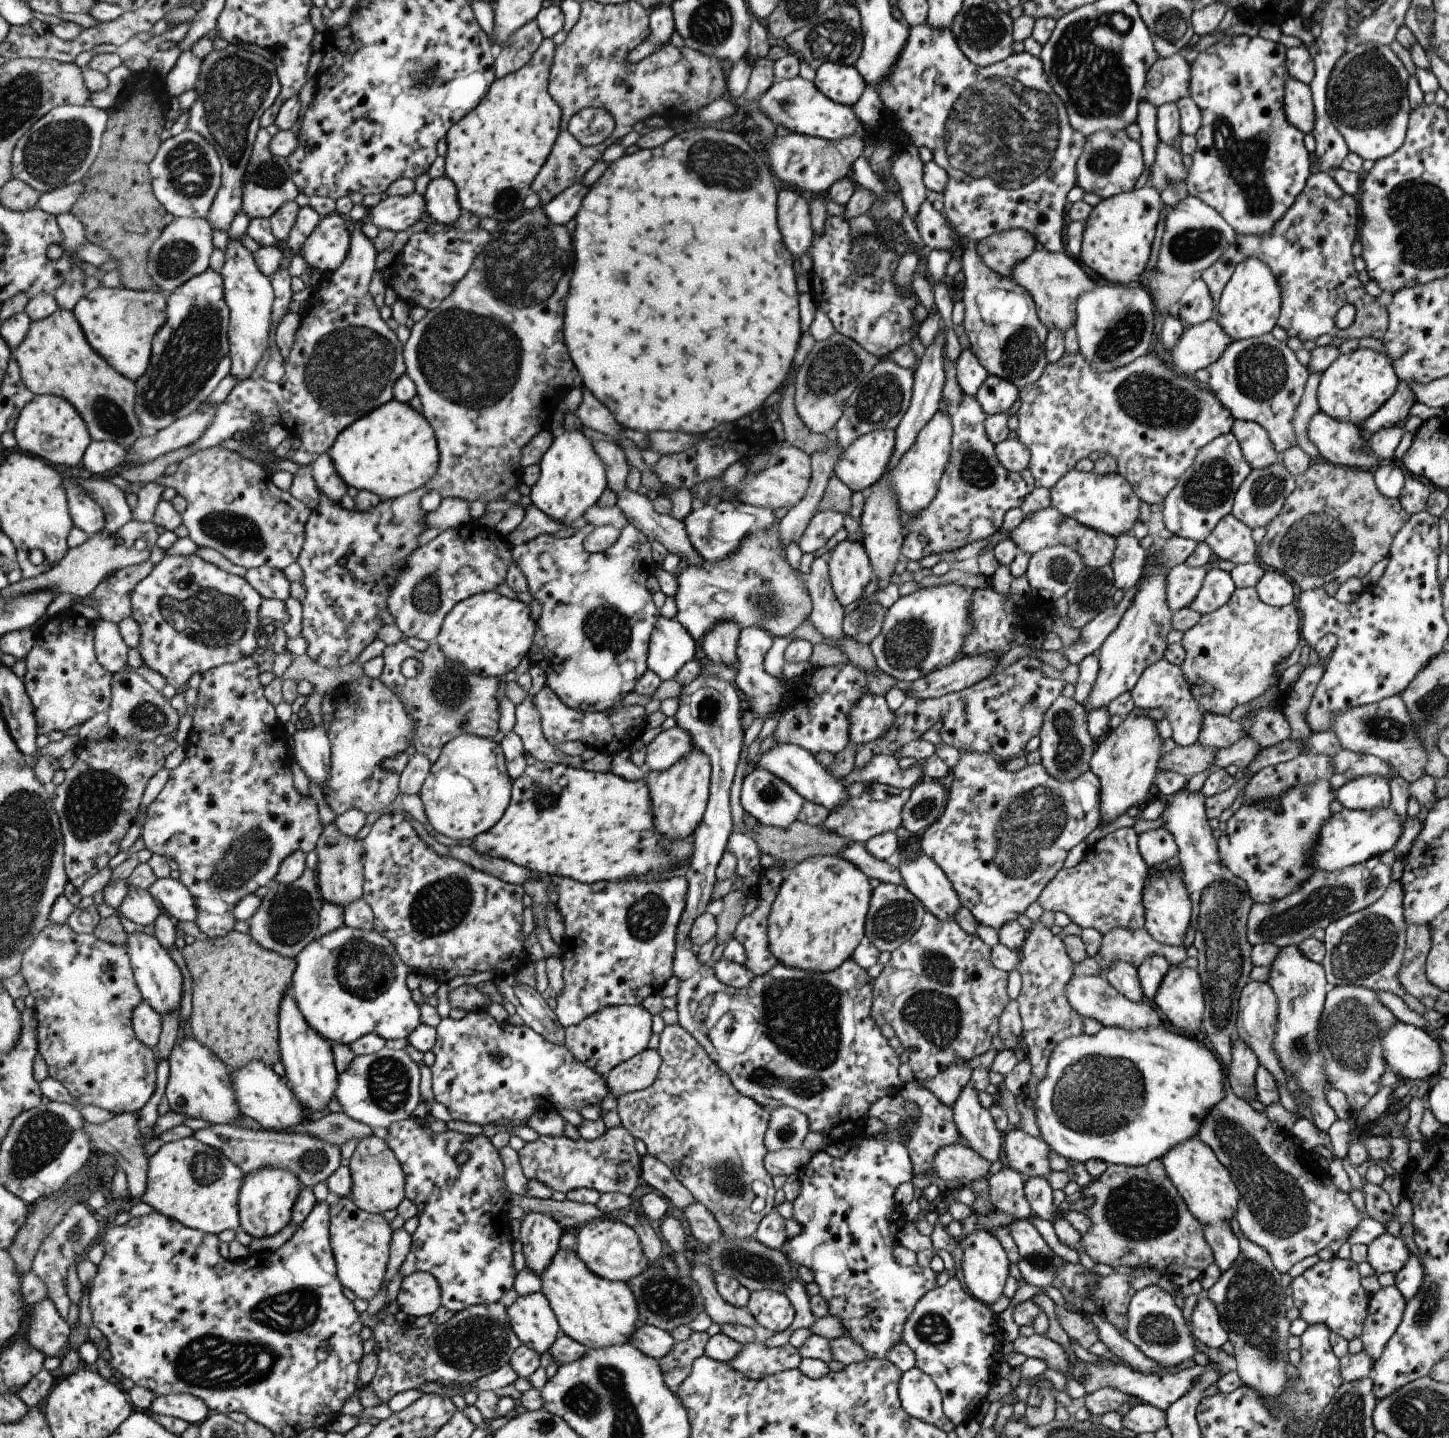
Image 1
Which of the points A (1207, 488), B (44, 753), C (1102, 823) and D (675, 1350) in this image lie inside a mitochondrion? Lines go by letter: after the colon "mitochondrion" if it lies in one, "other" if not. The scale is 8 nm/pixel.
A: mitochondrion
B: other
C: other
D: other

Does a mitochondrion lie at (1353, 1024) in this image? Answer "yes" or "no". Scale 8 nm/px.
yes

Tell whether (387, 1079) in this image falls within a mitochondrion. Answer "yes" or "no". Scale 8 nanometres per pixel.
yes

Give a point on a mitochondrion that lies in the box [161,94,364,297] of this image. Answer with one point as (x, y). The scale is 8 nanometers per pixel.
(267, 175)

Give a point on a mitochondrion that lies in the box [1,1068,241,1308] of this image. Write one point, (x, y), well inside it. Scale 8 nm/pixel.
(40, 1140)

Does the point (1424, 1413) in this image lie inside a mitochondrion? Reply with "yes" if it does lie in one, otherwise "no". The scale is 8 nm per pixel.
yes

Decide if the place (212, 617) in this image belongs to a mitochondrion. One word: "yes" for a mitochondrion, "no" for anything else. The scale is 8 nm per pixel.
yes

